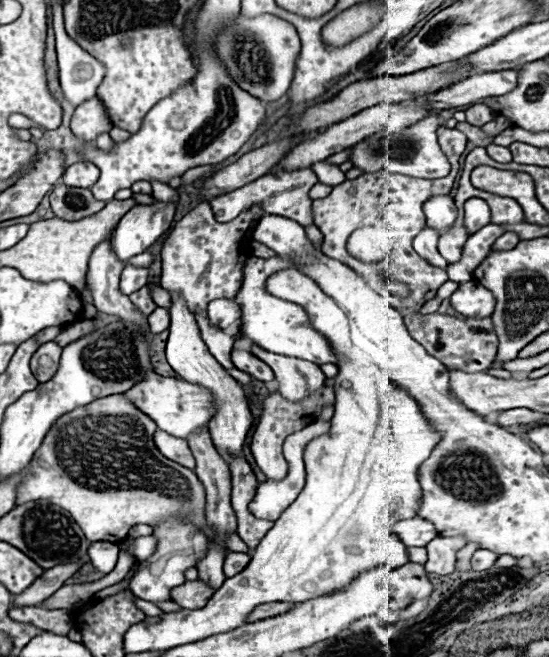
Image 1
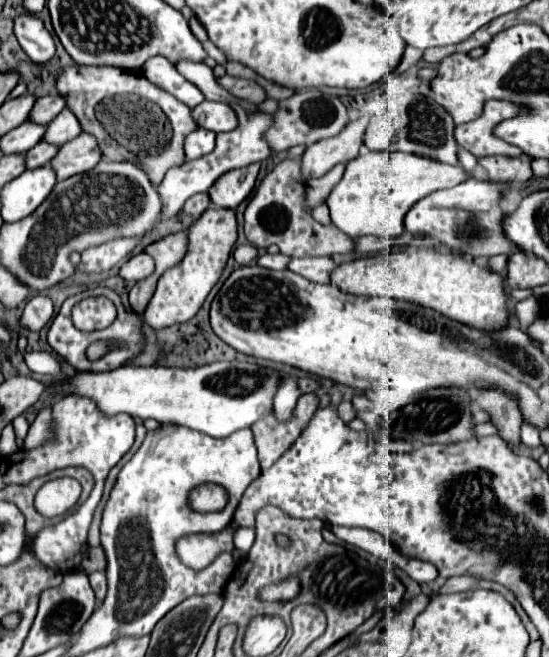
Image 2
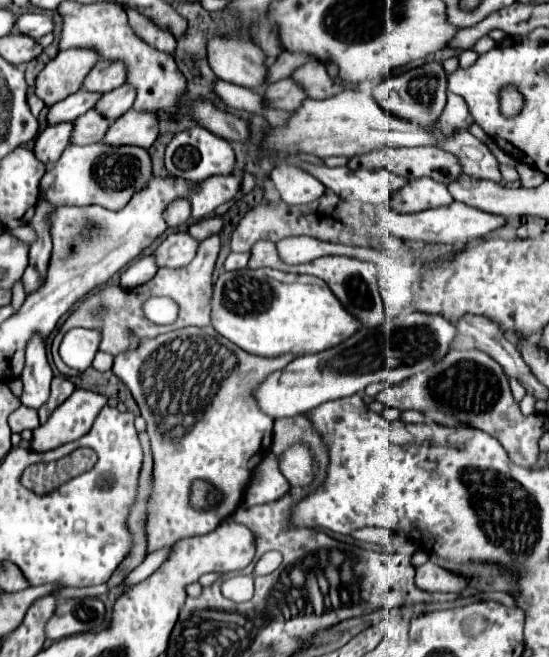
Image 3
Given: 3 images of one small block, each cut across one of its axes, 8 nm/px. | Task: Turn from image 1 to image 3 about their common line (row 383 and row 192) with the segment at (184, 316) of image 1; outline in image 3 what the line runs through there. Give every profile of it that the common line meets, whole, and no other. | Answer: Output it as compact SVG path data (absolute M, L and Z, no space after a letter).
M212 176L202 180L200 184L196 184L196 190L192 190L192 194L188 196L190 204L192 204L192 218L200 220L208 214L212 214L212 210L228 200L232 200L240 190L240 180L236 176Z

